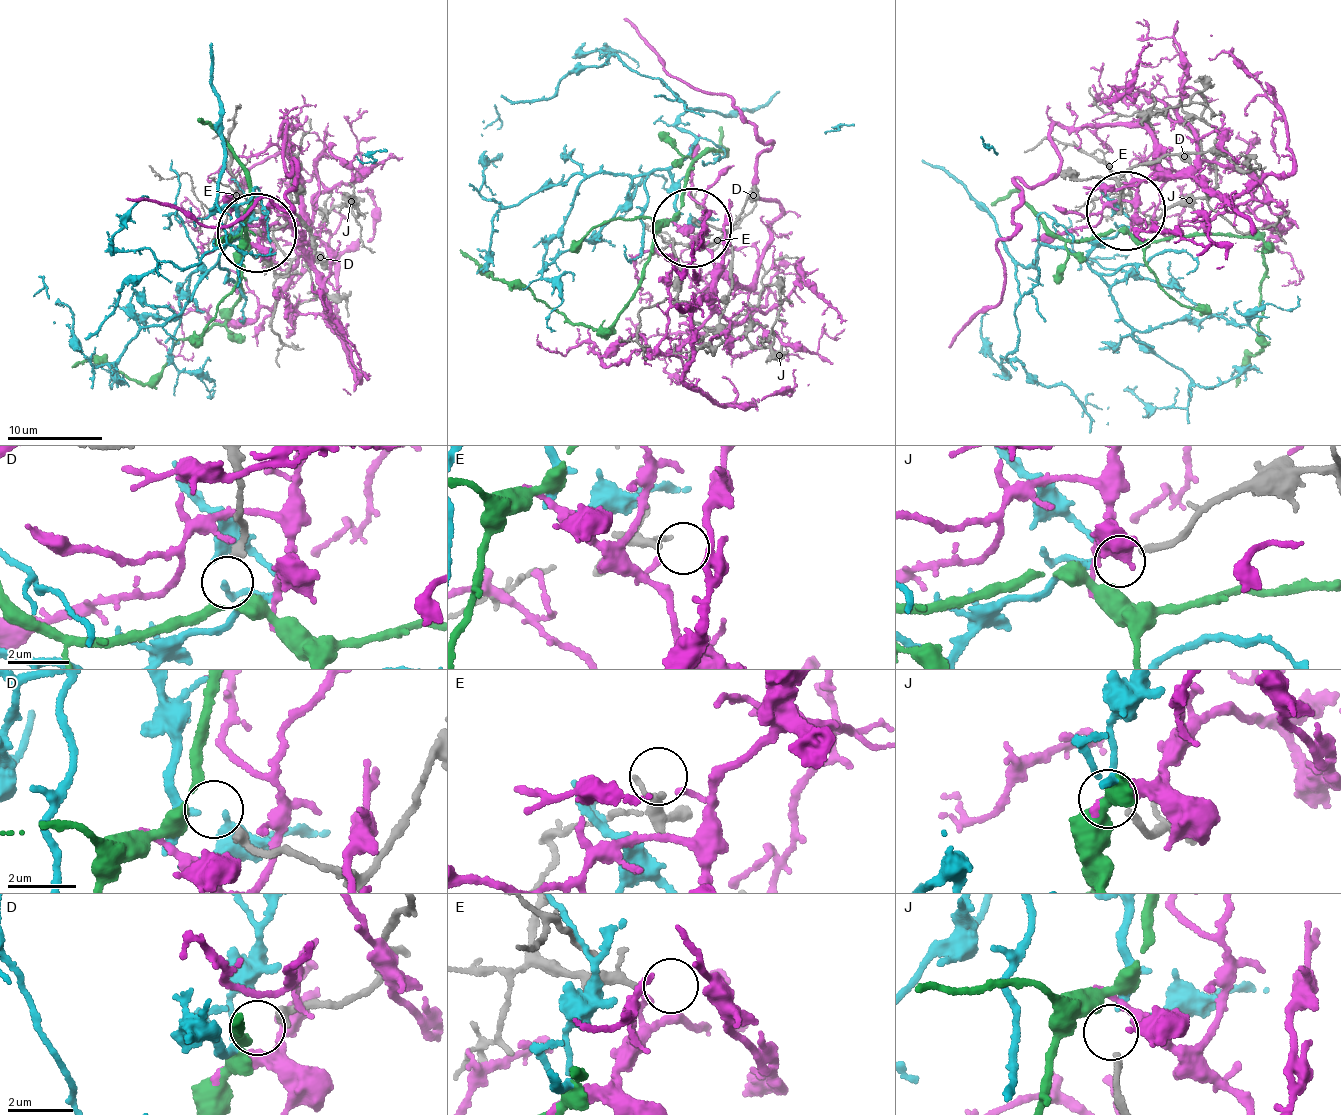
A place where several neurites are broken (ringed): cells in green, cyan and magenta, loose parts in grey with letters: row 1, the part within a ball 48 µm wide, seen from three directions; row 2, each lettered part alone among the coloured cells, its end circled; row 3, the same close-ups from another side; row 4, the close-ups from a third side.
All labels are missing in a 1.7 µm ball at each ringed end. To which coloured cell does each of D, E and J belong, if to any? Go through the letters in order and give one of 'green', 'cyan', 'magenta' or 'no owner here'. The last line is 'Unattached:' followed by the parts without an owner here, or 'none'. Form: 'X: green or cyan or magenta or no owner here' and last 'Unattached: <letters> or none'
D: green
E: no owner here
J: cyan
Unattached: E

